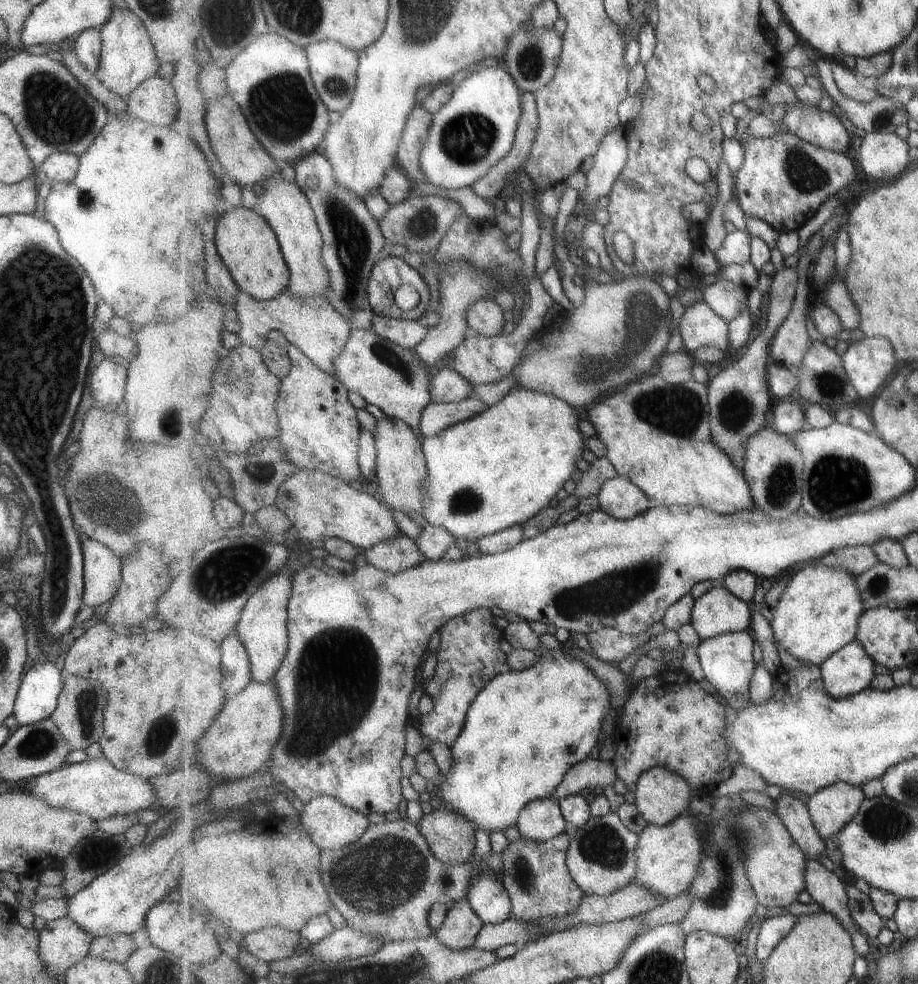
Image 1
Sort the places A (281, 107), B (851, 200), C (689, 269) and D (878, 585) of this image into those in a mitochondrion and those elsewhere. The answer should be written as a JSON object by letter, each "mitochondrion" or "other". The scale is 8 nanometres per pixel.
{"A":"mitochondrion","B":"other","C":"other","D":"mitochondrion"}

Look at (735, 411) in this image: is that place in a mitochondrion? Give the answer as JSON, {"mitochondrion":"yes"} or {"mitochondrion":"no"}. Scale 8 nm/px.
{"mitochondrion":"yes"}

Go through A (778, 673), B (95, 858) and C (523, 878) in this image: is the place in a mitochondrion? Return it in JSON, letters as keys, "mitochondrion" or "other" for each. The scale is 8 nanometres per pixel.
{"A":"other","B":"other","C":"mitochondrion"}

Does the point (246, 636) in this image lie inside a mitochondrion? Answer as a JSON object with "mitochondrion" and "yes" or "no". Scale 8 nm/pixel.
{"mitochondrion":"no"}

